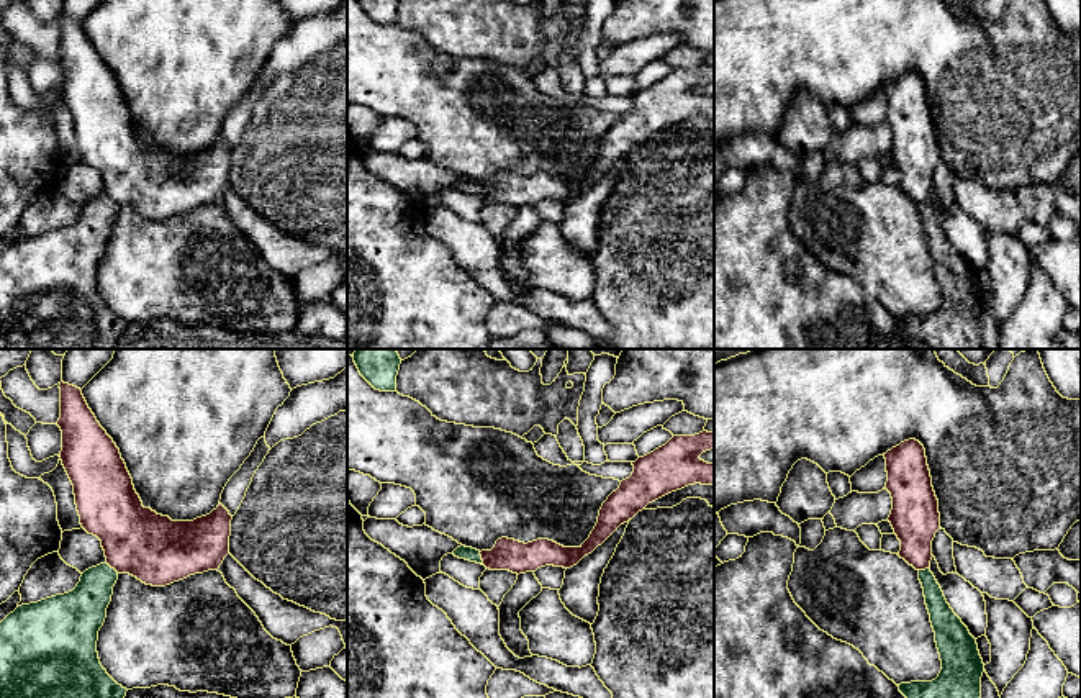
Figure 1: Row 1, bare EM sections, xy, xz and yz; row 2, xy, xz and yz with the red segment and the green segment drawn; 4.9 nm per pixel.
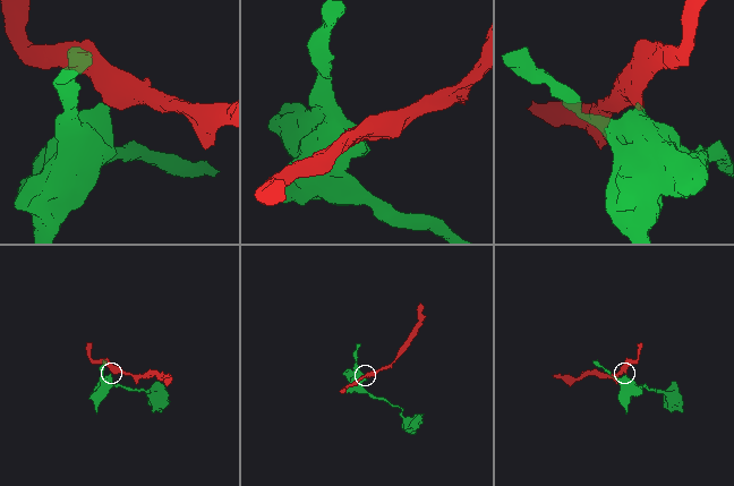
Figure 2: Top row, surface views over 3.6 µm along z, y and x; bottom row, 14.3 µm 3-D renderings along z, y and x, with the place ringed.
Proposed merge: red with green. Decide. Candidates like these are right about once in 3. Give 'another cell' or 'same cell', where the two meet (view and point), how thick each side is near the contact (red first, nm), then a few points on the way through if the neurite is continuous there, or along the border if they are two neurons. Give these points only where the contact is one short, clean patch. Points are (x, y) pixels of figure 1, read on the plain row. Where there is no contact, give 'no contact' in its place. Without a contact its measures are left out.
another cell; contact xz (482, 192); calibres 160 and 70 nm; border xz (479, 185), (483, 197)

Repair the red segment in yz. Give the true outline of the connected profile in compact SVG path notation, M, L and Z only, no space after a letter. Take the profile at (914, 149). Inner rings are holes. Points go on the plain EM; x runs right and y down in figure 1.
M909 72L884 87L893 131L888 151L901 174L899 190L916 203L925 203L932 193L932 174L940 162L939 133L932 120L925 82Z

